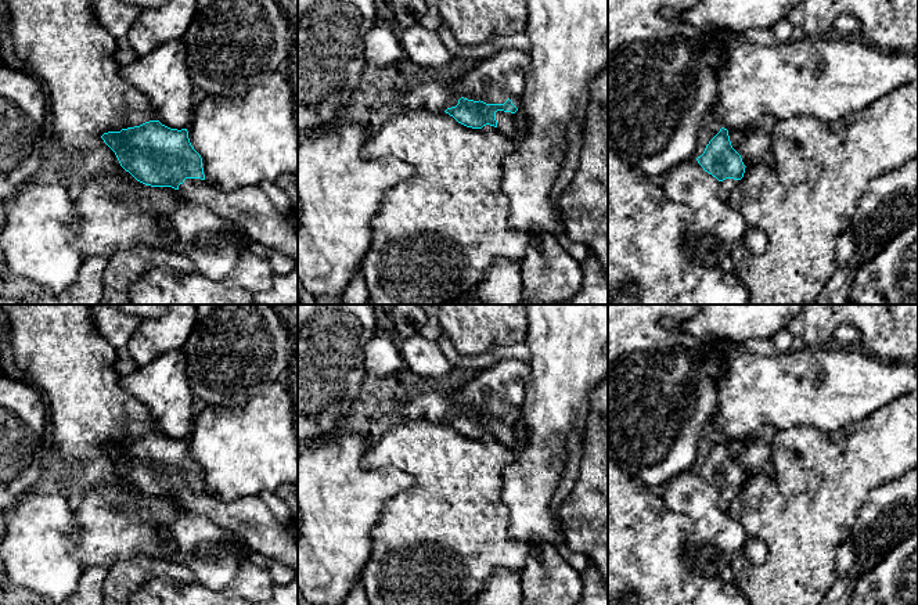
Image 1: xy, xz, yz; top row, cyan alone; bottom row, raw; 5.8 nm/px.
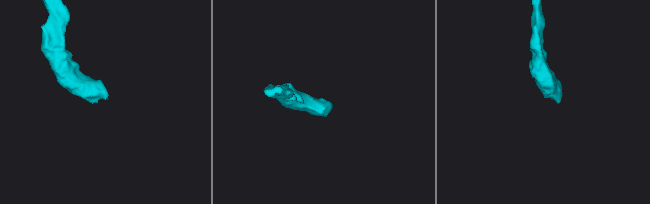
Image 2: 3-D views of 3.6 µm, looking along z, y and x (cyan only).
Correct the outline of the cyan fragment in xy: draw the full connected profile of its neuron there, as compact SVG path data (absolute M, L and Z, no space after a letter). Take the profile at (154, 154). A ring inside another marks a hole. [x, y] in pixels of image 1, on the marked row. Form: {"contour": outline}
{"contour": "M150 120L120 132L104 133L101 138L115 152L120 166L137 181L151 187L174 188L184 199L233 219L246 231L251 241L280 251L298 262L298 227L292 216L280 213L259 186L222 191L209 183L204 174L202 158L191 145L187 129L170 129L159 120Z"}

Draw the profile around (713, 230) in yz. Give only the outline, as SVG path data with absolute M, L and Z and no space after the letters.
M696 158L665 174L662 188L667 198L691 209L681 251L695 264L719 267L727 256L737 253L746 230L742 215L719 195L720 184Z

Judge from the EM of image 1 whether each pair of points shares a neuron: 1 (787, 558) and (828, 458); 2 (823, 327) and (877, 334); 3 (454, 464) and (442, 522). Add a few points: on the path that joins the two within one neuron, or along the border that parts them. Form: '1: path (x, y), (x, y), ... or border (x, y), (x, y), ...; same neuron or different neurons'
1: path (802, 533), (803, 512), (823, 483); same neuron
2: path (836, 319), (863, 320); same neuron
3: path (454, 478), (453, 508); same neuron

